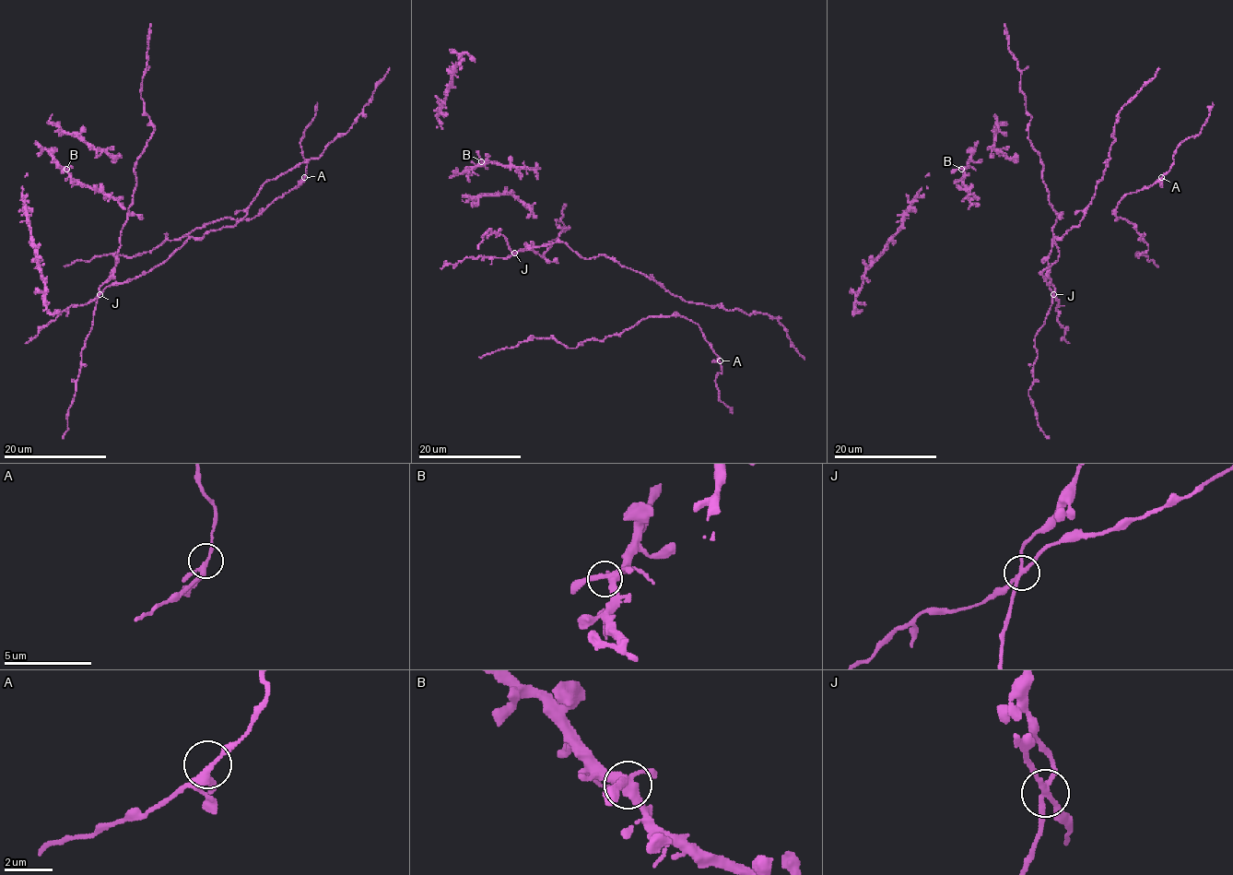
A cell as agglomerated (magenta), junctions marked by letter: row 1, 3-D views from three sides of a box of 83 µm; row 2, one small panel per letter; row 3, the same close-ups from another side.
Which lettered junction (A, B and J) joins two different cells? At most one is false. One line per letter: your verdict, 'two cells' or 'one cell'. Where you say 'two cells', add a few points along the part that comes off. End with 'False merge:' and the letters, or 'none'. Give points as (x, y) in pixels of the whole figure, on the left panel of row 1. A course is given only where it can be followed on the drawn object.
A: one cell
B: one cell
J: one cell
False merge: none

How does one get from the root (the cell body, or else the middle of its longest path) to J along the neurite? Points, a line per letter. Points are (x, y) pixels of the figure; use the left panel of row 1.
J: (115, 266), (113, 274), (99, 288), (99, 294)

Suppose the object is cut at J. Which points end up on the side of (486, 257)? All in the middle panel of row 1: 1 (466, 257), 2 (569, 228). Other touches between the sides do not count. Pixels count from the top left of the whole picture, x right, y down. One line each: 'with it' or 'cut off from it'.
1: with it
2: cut off from it

